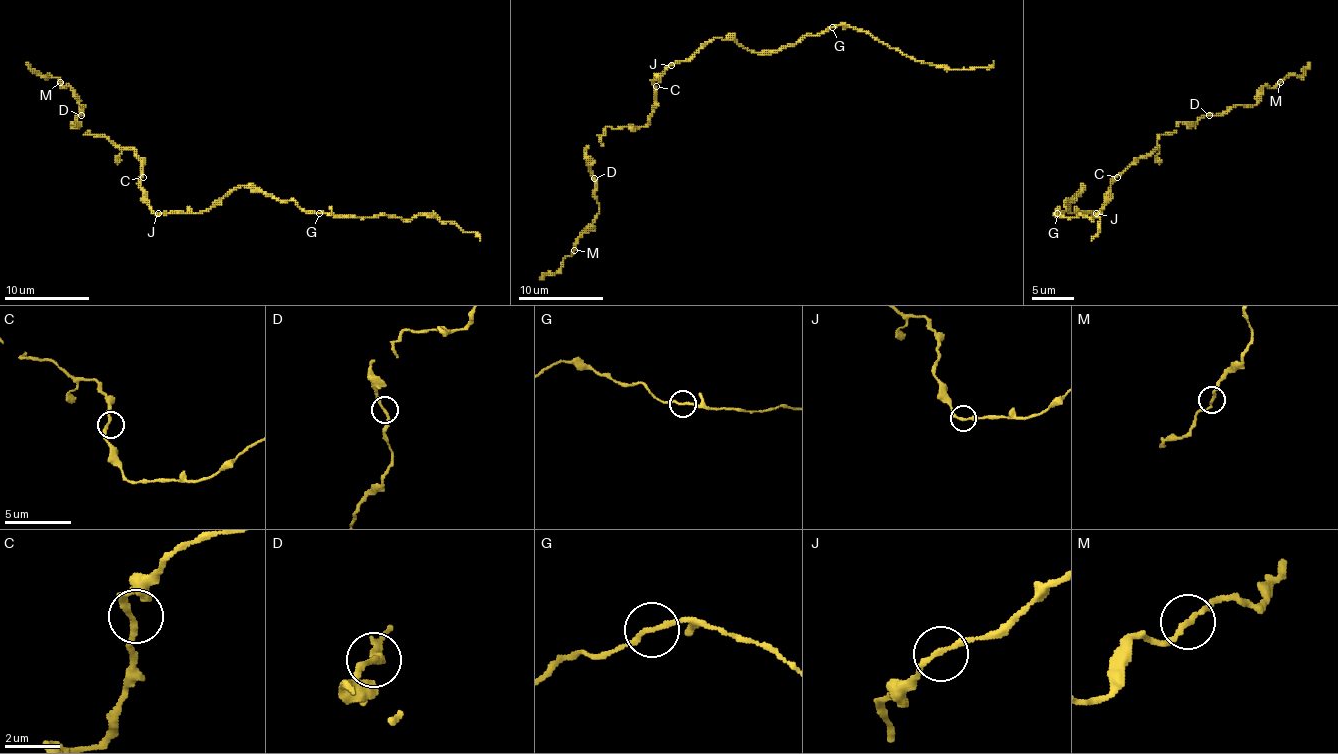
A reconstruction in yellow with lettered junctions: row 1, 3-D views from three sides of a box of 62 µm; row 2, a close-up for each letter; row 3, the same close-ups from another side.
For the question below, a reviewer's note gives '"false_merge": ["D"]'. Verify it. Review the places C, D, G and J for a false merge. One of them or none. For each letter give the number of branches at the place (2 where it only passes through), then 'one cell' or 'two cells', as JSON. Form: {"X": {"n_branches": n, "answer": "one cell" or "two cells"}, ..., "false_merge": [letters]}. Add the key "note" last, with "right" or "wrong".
{"C": {"n_branches": 2, "answer": "one cell"}, "D": {"n_branches": 2, "answer": "two cells"}, "G": {"n_branches": 2, "answer": "one cell"}, "J": {"n_branches": 2, "answer": "one cell"}, "false_merge": ["D"], "note": "right"}

